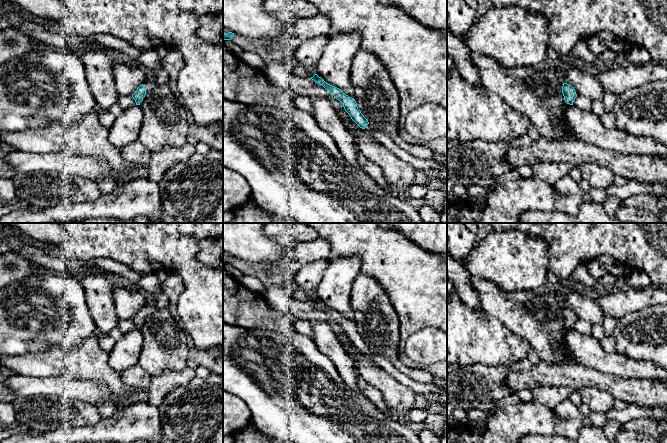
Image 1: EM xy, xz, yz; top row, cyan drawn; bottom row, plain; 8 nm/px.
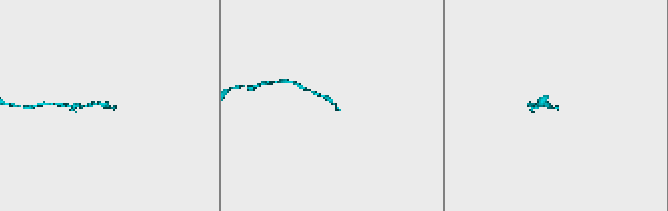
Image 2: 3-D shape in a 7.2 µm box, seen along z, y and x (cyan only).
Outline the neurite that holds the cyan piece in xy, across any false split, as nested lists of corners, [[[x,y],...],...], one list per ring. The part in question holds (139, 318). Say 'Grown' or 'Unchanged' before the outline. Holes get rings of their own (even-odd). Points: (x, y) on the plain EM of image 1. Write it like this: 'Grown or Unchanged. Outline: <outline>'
Grown. Outline: [[[149,303],[140,309],[137,314],[132,319],[133,323],[136,326],[136,329],[140,329],[143,325],[146,318],[150,317],[157,310],[156,306],[153,303]]]

